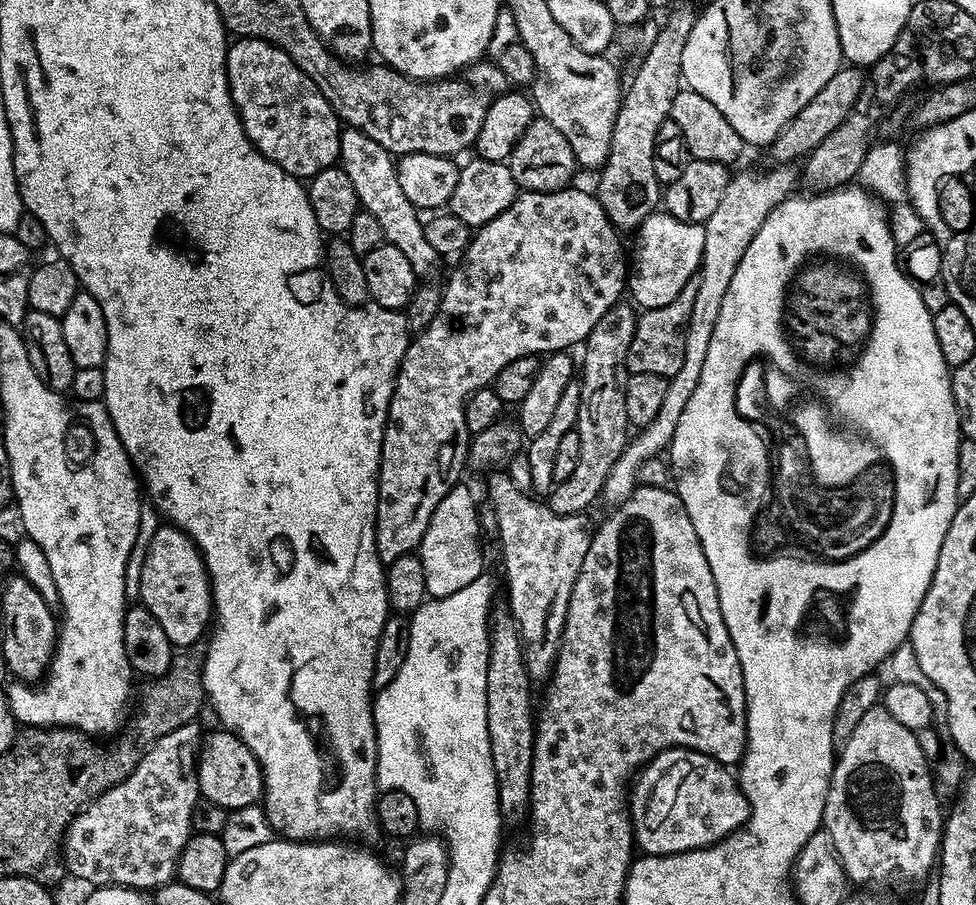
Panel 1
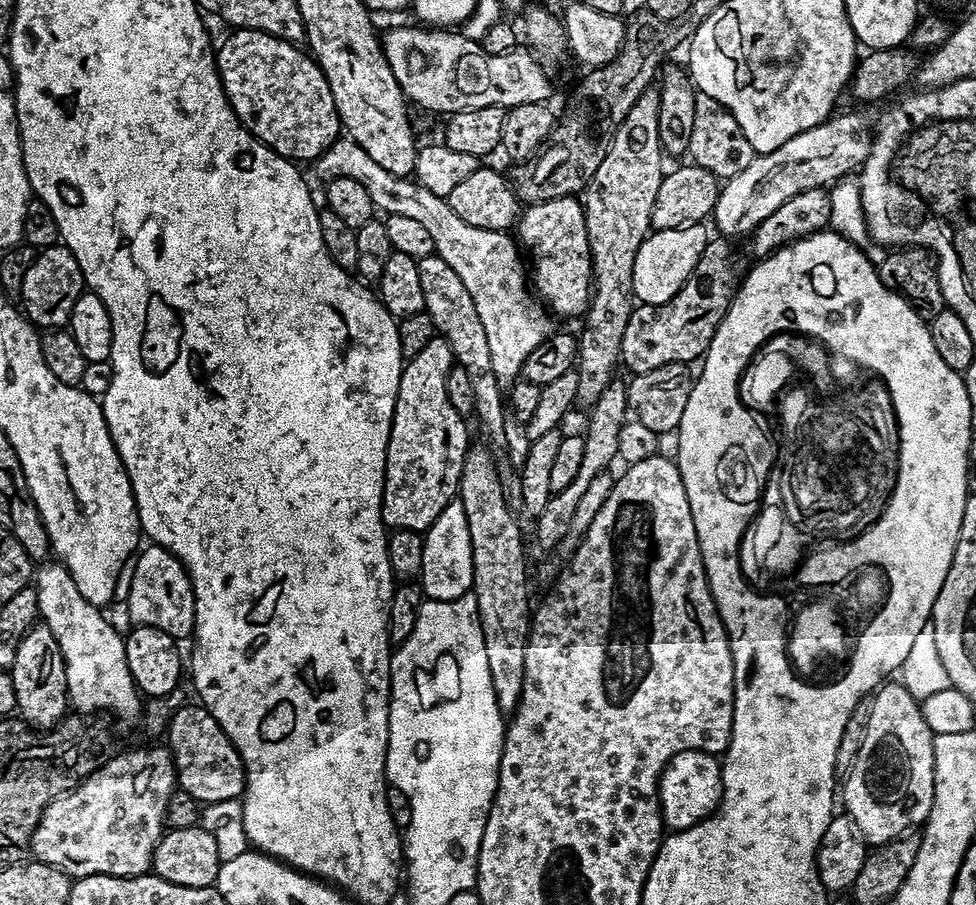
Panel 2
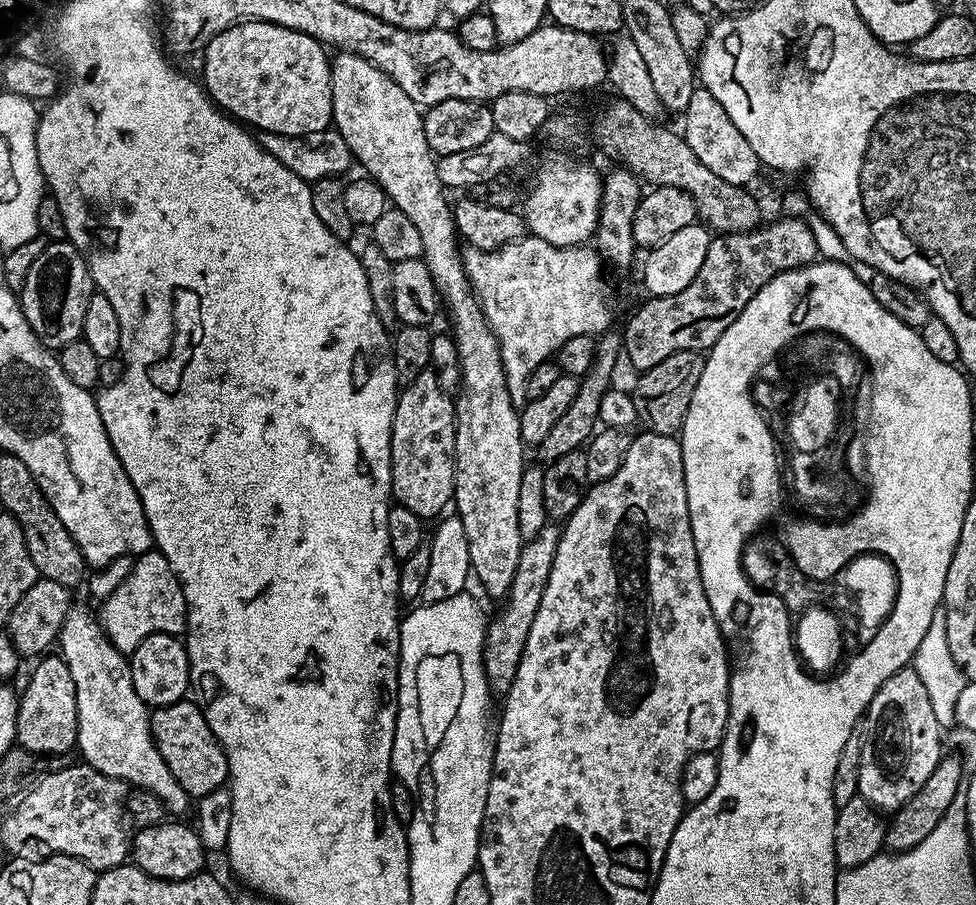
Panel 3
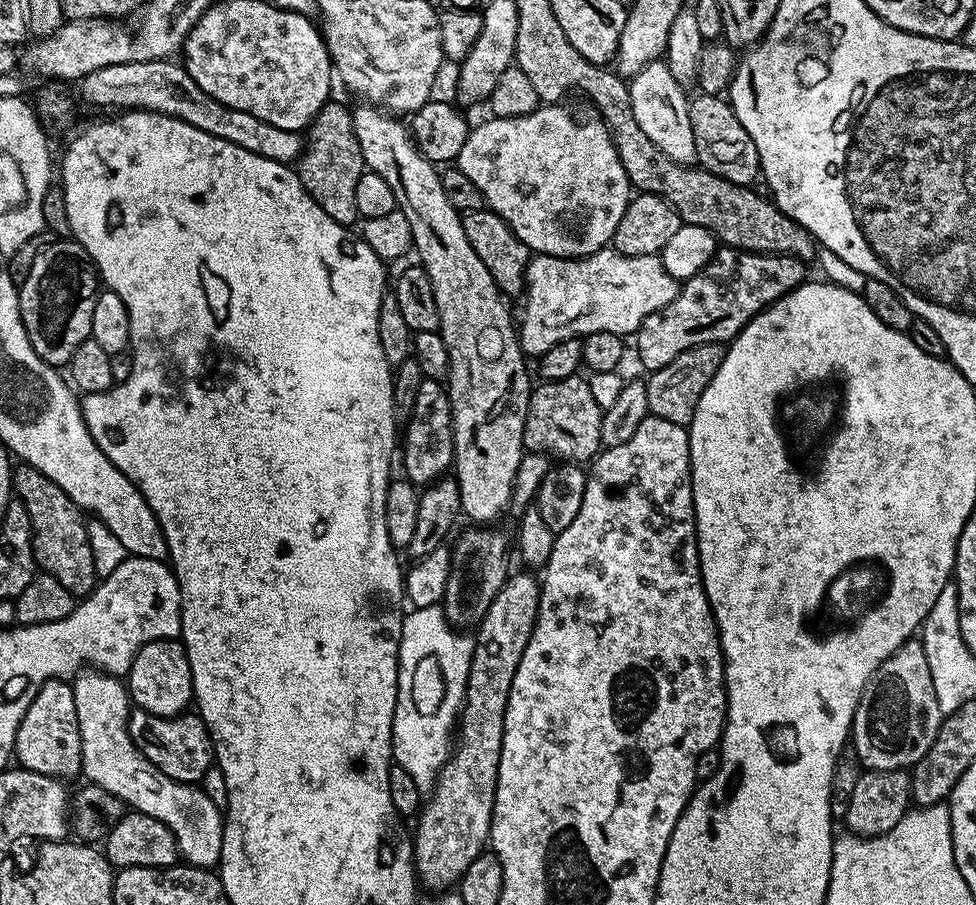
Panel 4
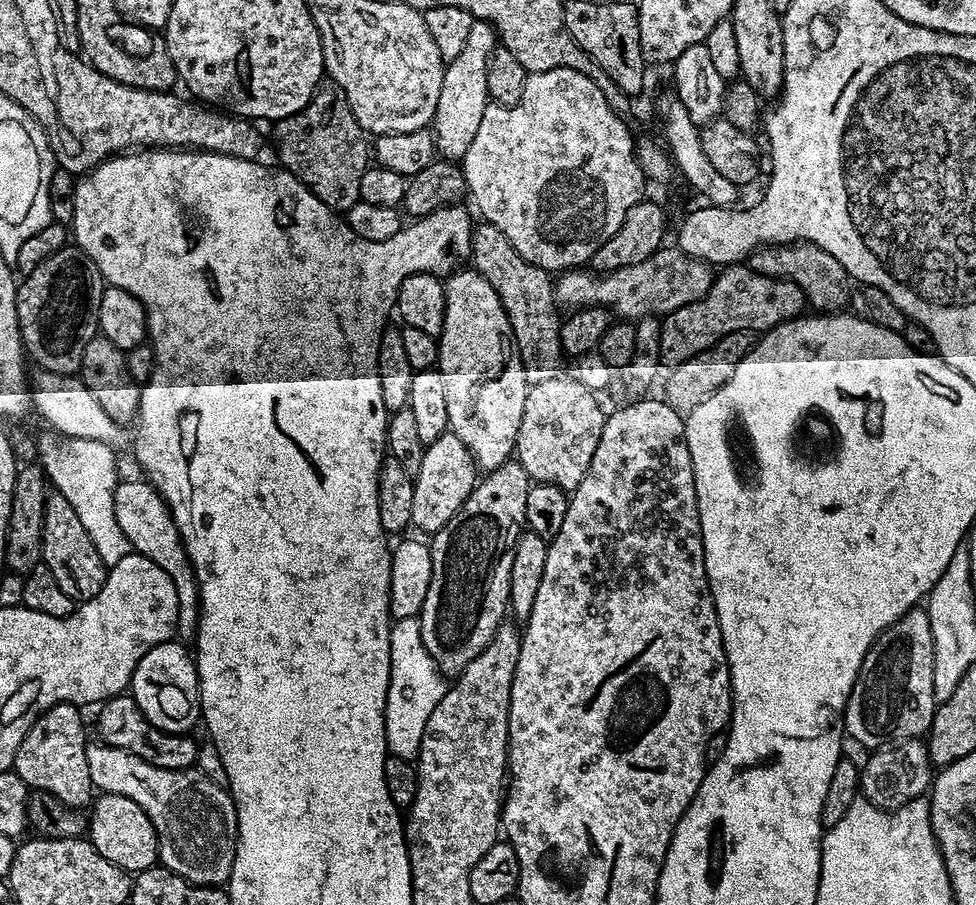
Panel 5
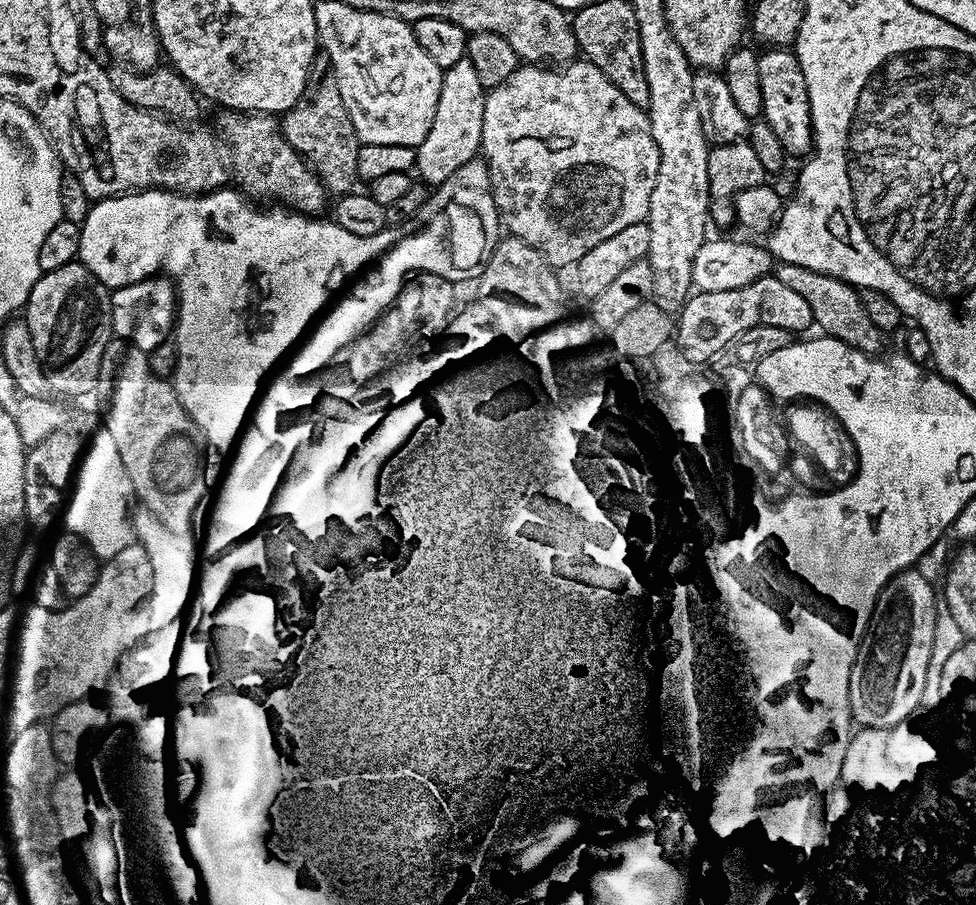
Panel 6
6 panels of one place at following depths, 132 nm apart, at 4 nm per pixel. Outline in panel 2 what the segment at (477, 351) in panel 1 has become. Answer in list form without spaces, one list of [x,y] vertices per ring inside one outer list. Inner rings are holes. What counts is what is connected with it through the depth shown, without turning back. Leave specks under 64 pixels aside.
[[[563,196],[529,204],[518,217],[519,228],[519,243],[527,255],[528,252],[532,255],[530,280],[535,295],[557,317],[579,317],[588,307],[593,282],[590,238],[586,234],[583,203],[576,196]],[[437,334],[432,337],[430,342],[426,342],[426,346],[422,350],[418,350],[418,354],[407,357],[404,369],[400,375],[398,382],[398,394],[396,395],[396,405],[394,406],[394,414],[392,415],[392,425],[390,426],[390,438],[388,439],[388,449],[386,450],[386,470],[384,471],[384,501],[382,502],[382,518],[384,519],[385,529],[388,530],[414,530],[424,534],[435,519],[442,514],[442,510],[446,509],[447,504],[451,500],[457,499],[460,491],[460,479],[462,478],[462,470],[464,469],[464,459],[468,457],[470,451],[470,443],[468,444],[468,428],[465,417],[458,414],[458,410],[450,404],[450,399],[446,394],[447,375],[450,374],[454,367],[452,351],[450,346],[445,342],[443,336]]]

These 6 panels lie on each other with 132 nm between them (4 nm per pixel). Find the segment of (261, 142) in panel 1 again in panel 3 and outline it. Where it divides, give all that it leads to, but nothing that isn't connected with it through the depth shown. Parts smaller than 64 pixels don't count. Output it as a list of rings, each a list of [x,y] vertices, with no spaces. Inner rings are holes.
[[[243,20],[204,47],[202,84],[223,111],[253,129],[311,138],[332,124],[332,66],[324,52],[325,45],[298,30]]]

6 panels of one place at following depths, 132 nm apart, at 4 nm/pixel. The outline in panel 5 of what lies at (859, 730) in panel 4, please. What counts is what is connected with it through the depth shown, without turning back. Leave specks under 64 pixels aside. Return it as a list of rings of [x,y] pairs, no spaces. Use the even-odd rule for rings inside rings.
[[[920,606],[909,607],[898,622],[889,626],[879,638],[868,645],[868,653],[851,692],[848,705],[844,707],[844,726],[849,737],[853,736],[868,750],[879,750],[889,744],[900,744],[904,740],[923,737],[932,727],[937,710],[934,698],[934,634],[927,611]]]

